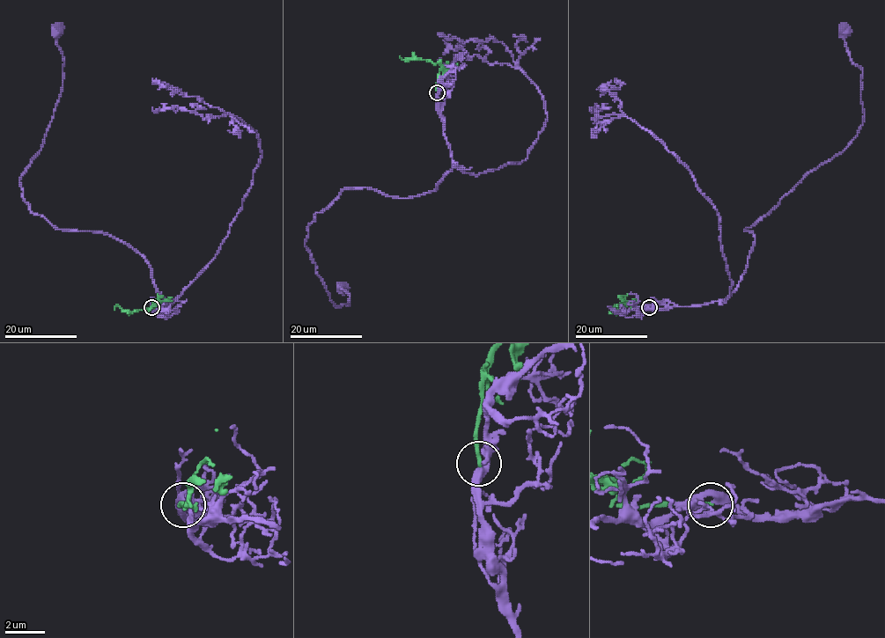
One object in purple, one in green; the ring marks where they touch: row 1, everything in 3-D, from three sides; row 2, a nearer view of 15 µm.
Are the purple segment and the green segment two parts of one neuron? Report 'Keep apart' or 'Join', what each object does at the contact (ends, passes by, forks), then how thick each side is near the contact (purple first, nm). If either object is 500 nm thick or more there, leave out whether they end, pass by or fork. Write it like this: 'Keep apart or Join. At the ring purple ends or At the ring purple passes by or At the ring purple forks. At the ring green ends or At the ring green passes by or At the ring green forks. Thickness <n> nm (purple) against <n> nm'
Join. At the ring purple passes by. At the ring green ends. Thickness 360 nm (purple) against 190 nm

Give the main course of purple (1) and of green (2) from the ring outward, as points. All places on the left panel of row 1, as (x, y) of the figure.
1: (151, 307), (170, 299), (131, 247), (98, 232), (58, 230), (22, 197), (19, 178), (61, 91), (56, 29)
2: (151, 307), (149, 311), (129, 312), (116, 306), (114, 310)

